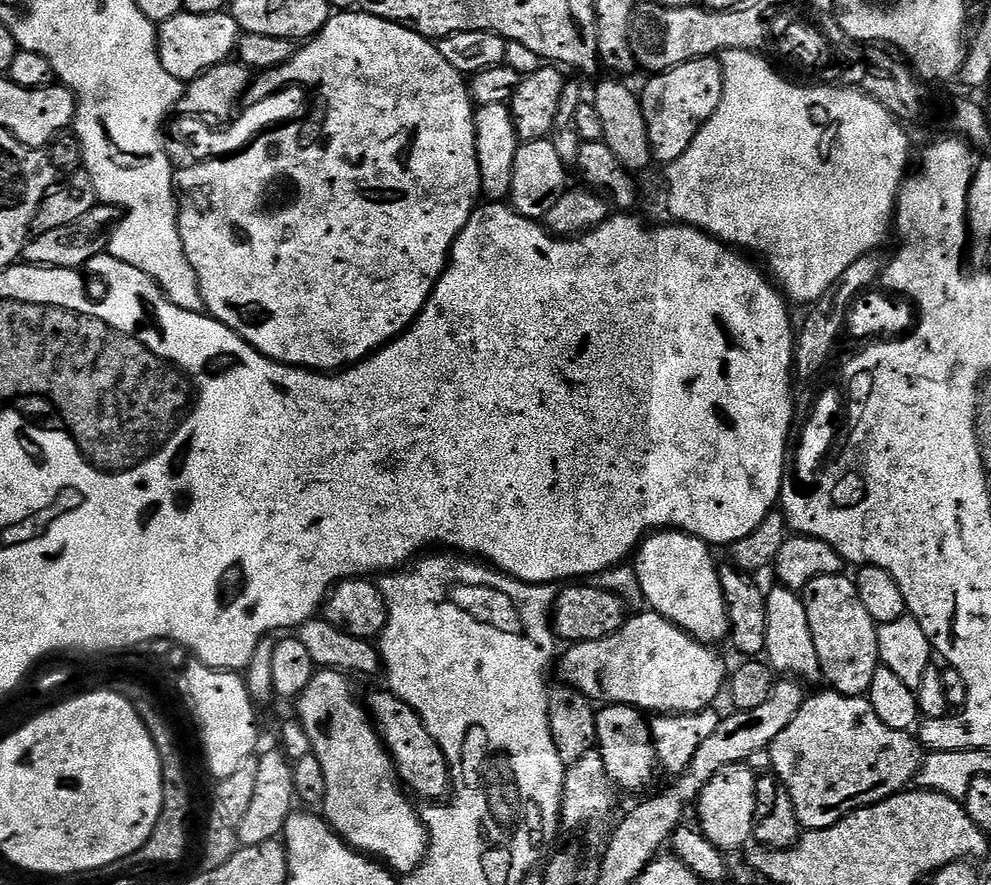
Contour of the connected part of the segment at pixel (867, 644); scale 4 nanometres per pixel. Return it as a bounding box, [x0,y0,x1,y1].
[802,574,882,696]

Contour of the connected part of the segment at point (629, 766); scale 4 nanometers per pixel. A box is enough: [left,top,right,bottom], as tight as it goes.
[595,704,658,792]

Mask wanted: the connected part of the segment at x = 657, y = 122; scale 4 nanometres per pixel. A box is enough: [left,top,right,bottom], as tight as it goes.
[639,56,724,166]

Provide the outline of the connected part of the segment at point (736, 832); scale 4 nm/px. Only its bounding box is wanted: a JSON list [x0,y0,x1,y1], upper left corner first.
[695,763,757,854]

